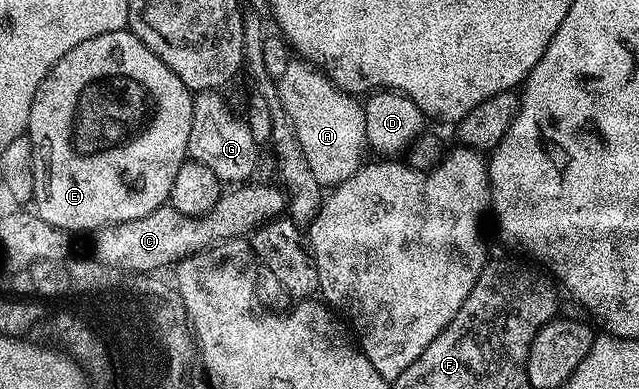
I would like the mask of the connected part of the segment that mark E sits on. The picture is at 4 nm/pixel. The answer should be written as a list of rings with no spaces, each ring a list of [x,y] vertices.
[[[127,30],[86,38],[62,54],[38,86],[30,106],[26,134],[34,150],[31,203],[36,215],[69,234],[92,234],[107,224],[146,218],[146,214],[165,207],[178,166],[189,159],[192,98],[182,78]]]

